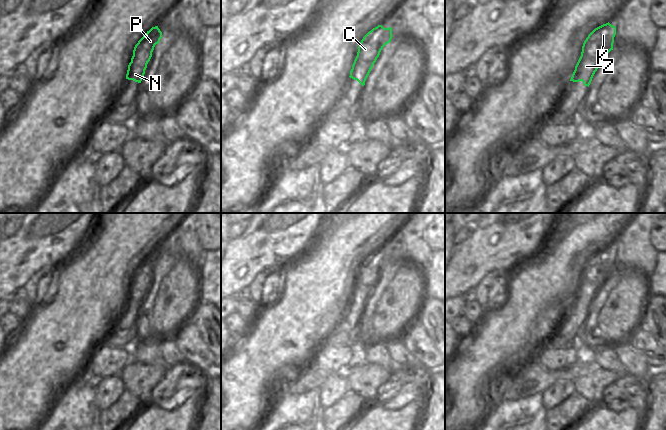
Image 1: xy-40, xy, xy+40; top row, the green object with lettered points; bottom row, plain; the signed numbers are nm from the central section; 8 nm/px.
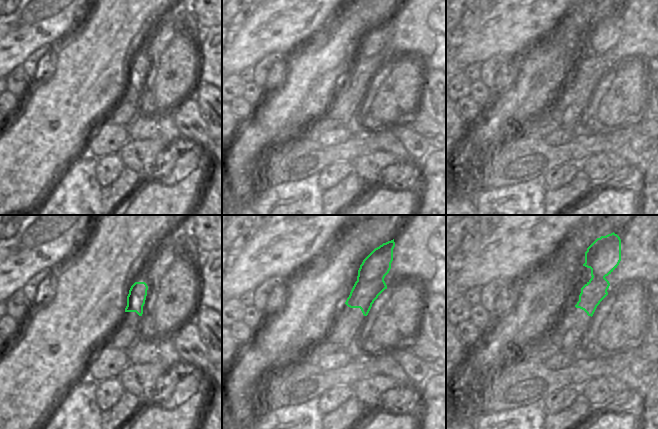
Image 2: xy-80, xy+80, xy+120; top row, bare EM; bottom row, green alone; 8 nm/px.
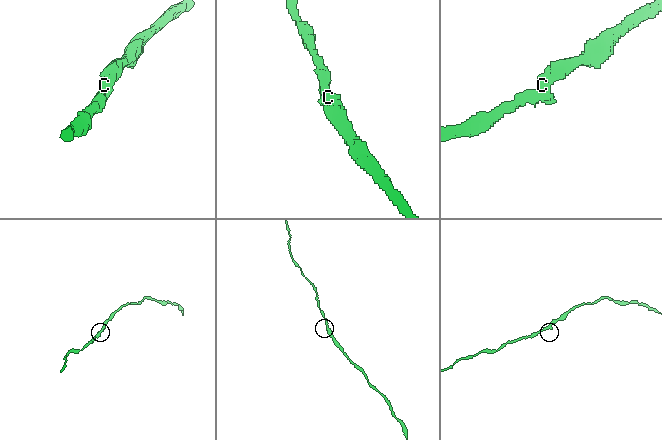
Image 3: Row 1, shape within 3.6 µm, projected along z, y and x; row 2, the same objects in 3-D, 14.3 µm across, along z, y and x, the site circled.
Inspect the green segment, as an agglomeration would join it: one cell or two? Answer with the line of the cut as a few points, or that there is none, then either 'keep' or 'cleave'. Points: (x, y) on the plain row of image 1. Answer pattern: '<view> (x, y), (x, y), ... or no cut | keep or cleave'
no cut | keep

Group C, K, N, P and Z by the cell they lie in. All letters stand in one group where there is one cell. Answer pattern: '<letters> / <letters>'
C K N P Z

